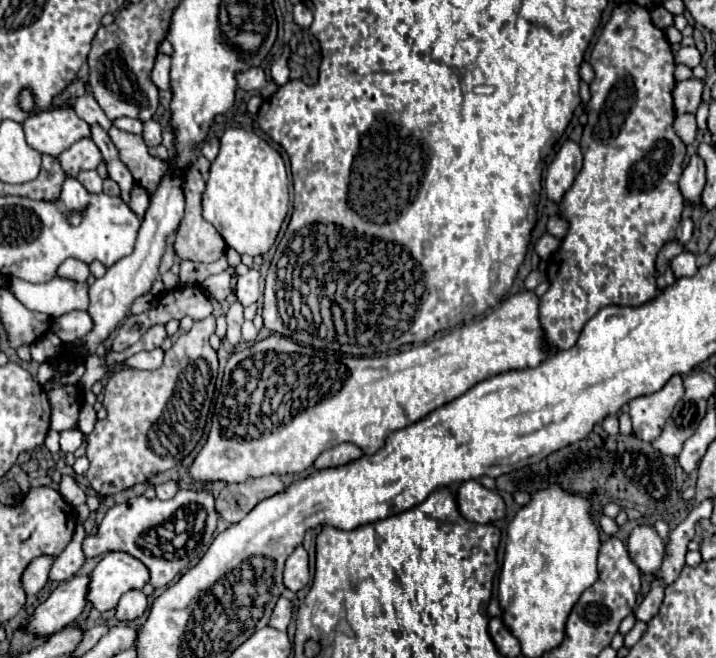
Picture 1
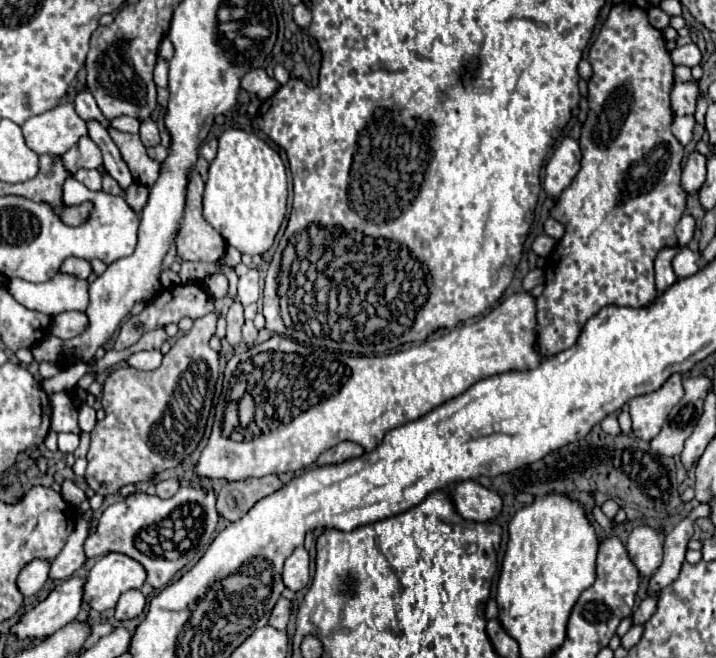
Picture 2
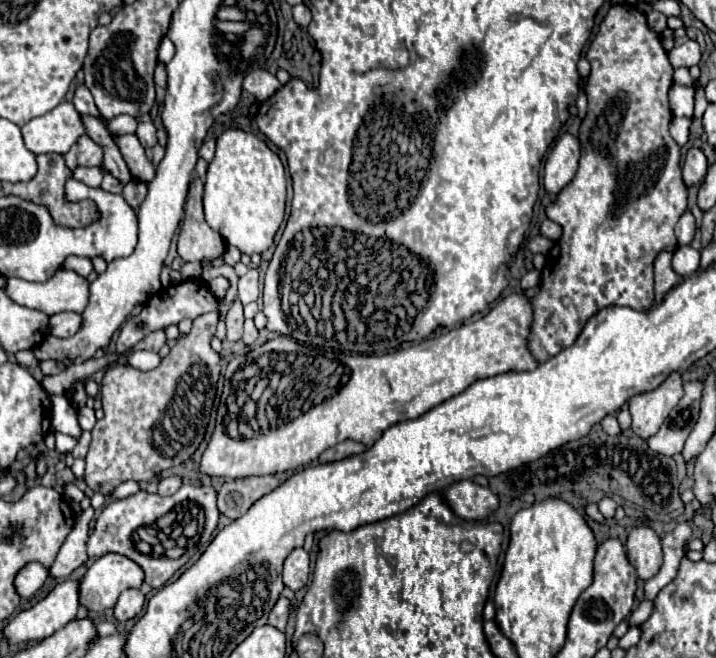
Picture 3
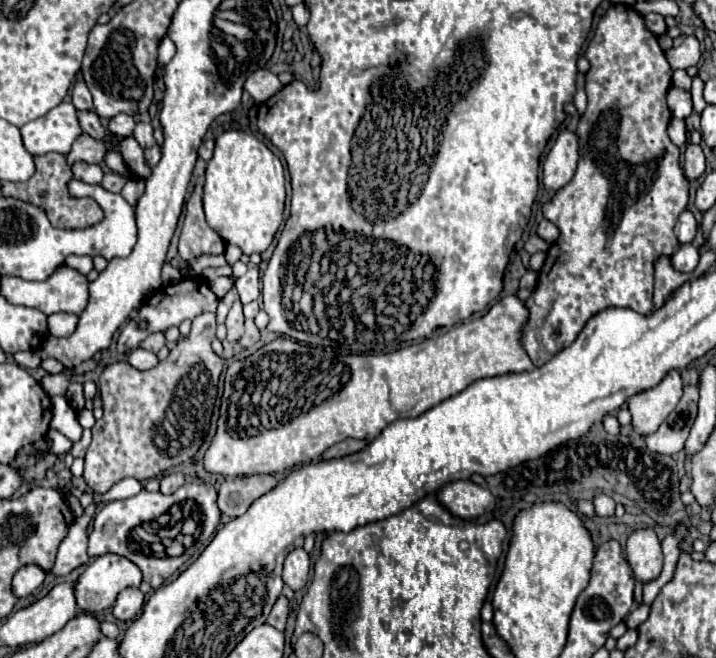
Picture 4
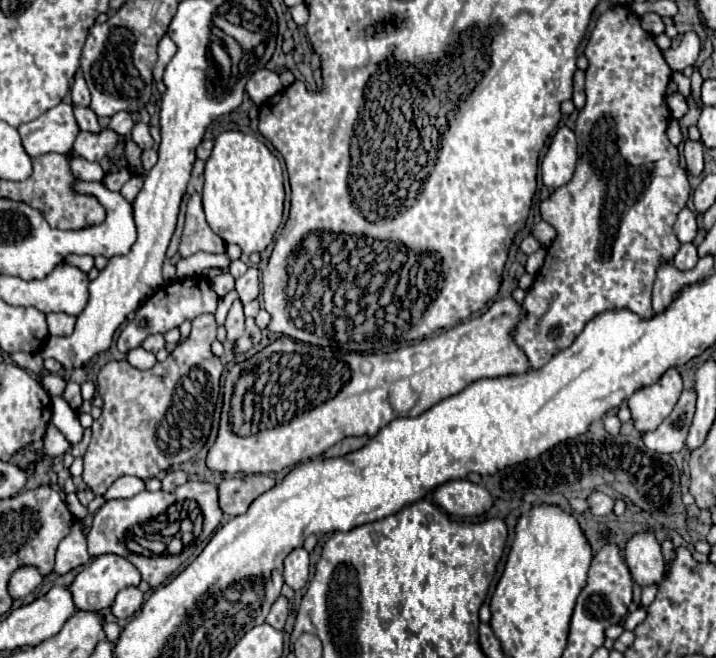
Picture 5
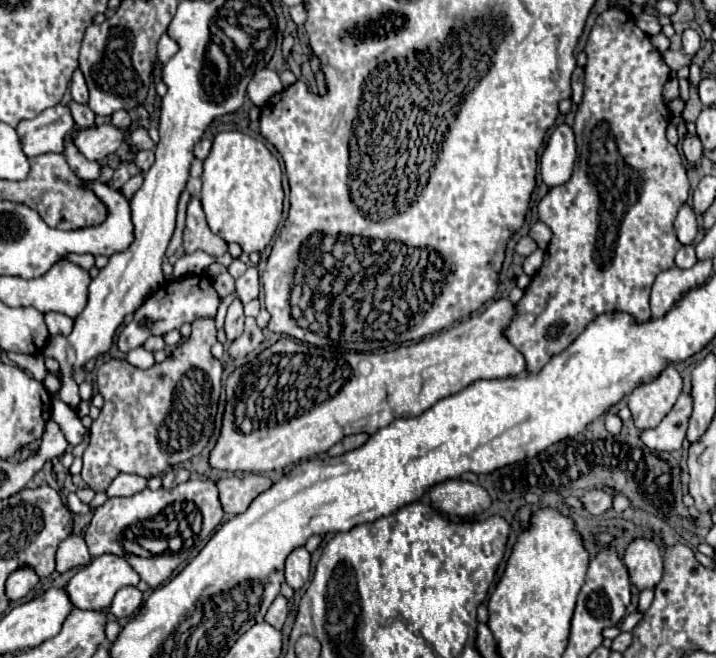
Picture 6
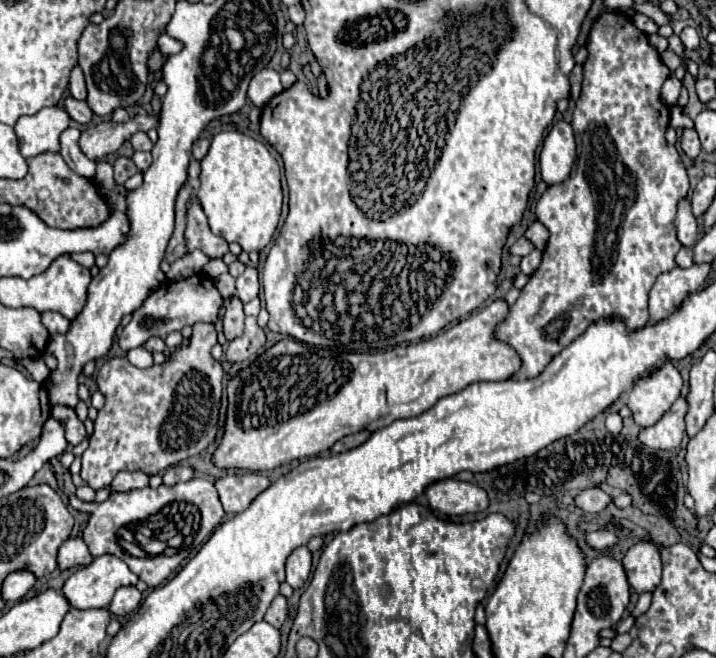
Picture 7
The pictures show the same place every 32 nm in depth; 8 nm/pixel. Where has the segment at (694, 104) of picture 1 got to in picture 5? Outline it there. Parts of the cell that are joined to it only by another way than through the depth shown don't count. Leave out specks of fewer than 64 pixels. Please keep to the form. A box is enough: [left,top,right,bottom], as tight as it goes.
[666,92,688,118]

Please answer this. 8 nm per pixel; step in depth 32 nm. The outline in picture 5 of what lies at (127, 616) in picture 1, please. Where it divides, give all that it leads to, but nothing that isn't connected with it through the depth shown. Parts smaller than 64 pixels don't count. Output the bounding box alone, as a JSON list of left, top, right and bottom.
[112,588,144,620]

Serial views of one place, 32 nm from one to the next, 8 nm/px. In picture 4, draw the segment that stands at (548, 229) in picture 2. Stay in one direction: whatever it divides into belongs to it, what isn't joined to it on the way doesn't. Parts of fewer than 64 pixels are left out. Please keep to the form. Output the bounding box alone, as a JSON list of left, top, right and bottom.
[536,220,560,244]

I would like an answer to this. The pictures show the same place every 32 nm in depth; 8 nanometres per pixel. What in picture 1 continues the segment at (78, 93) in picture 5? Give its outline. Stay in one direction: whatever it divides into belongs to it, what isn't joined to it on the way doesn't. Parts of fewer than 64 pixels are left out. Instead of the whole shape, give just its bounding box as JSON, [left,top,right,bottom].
[74,96,112,130]

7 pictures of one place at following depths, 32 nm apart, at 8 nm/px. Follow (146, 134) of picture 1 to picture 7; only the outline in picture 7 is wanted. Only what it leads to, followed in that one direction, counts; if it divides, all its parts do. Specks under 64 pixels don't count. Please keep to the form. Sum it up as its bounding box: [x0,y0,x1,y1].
[130,132,154,150]

